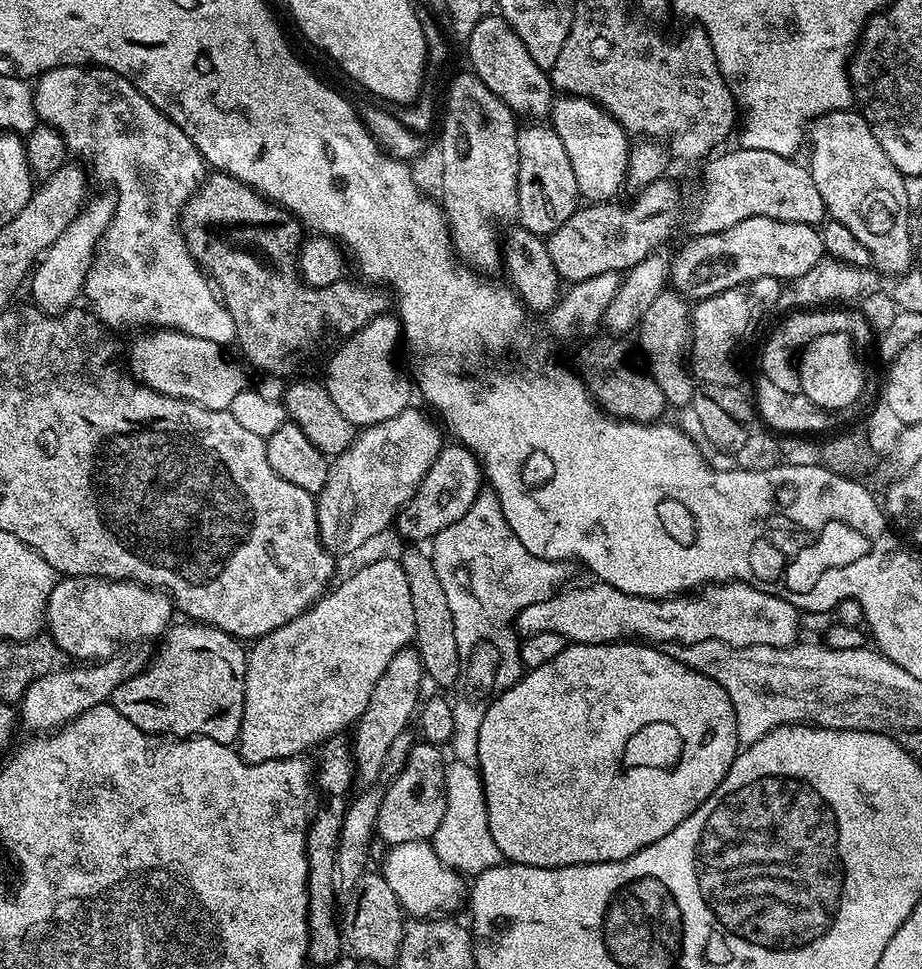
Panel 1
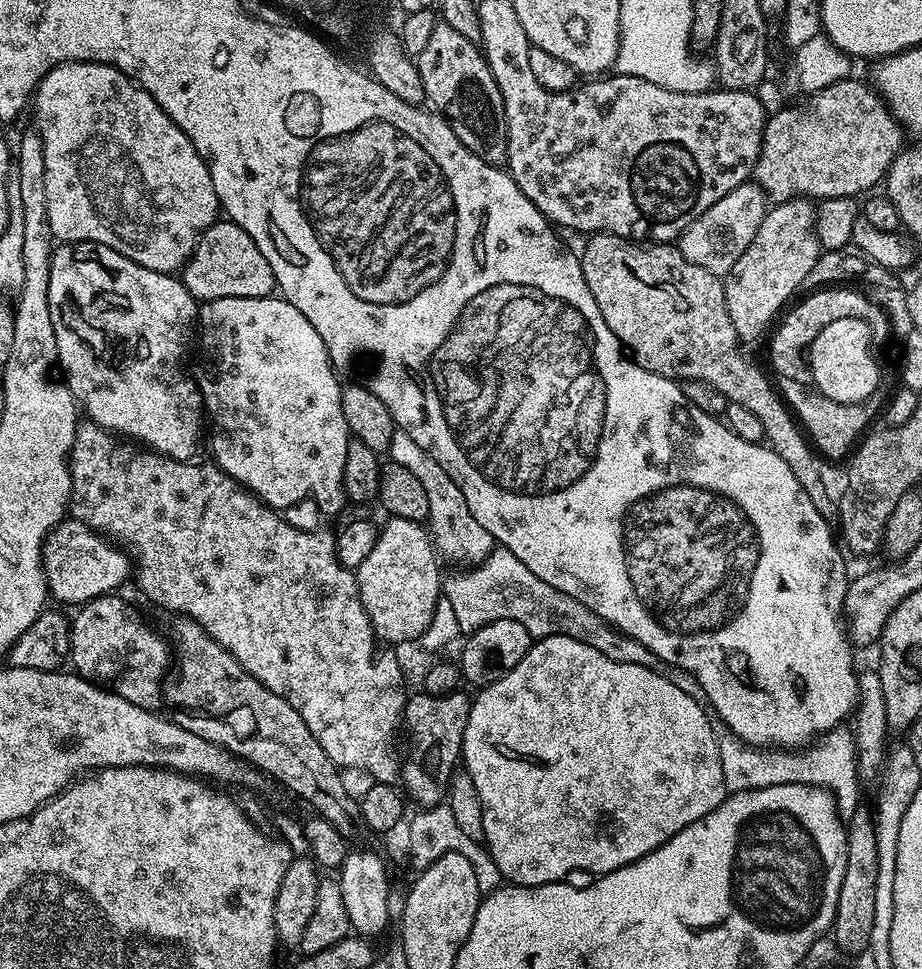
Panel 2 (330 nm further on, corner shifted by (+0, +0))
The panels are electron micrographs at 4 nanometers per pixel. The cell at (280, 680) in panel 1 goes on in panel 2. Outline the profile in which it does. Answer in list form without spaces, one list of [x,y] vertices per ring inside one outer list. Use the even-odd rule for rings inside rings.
[[[397,516],[385,521],[374,542],[374,550],[370,550],[360,567],[355,569],[362,606],[366,606],[381,641],[389,640],[392,644],[404,644],[407,640],[416,642],[430,626],[434,610],[442,599],[441,561],[429,529],[423,523]]]

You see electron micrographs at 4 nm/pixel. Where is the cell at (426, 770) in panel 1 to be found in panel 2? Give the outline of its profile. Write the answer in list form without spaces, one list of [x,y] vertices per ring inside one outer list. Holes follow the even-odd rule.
[[[423,690],[417,691],[417,696],[409,695],[404,708],[404,723],[406,736],[412,739],[412,749],[406,752],[402,760],[402,788],[409,797],[417,800],[421,809],[435,808],[447,797],[448,785],[458,768],[462,756],[466,722],[472,716],[472,700],[464,690],[451,692],[445,696],[435,696]]]

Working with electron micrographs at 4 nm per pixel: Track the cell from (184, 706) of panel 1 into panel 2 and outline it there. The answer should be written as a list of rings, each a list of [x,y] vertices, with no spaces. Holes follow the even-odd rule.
[[[109,594],[88,600],[75,609],[76,617],[70,620],[70,661],[71,667],[86,680],[99,684],[116,692],[126,702],[134,702],[134,706],[159,709],[166,687],[166,677],[170,672],[170,644],[164,640],[148,624],[140,621],[140,616],[120,597],[120,594]]]

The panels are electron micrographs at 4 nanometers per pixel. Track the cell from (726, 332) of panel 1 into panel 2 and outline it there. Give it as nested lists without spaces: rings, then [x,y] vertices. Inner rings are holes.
[[[808,198],[773,203],[750,246],[723,277],[726,310],[730,310],[730,322],[734,322],[741,341],[756,340],[773,327],[782,309],[793,299],[791,296],[801,291],[802,278],[818,262],[822,249],[816,236],[816,209],[817,205]]]

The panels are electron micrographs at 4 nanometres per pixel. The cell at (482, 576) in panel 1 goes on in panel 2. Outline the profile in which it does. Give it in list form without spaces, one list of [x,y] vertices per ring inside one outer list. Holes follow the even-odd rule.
[[[394,432],[387,455],[391,463],[406,466],[406,470],[410,470],[410,474],[414,474],[414,478],[418,478],[418,482],[422,482],[422,487],[426,489],[426,498],[430,501],[430,535],[437,553],[445,561],[453,560],[456,566],[482,563],[492,553],[494,541],[492,535],[480,525],[478,518],[470,514],[466,498],[462,498],[462,490],[458,490],[454,478],[450,478],[450,474],[442,470],[440,463],[426,450],[422,450],[422,446],[418,446],[418,442],[414,442],[414,438],[410,438],[410,434],[405,432]]]

